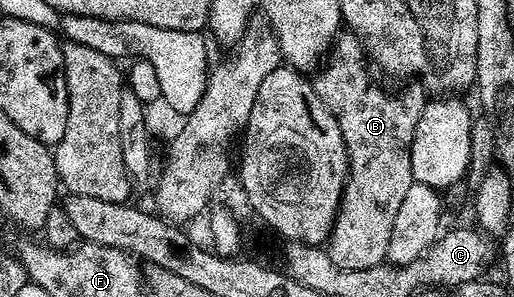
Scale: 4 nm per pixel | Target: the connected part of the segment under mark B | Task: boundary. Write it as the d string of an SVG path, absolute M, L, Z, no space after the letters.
M340 33L313 79L317 97L335 115L347 146L347 183L339 215L325 244L333 265L341 265L341 269L373 269L373 265L386 260L393 220L413 181L413 133L429 102L422 82L411 81L400 86L400 91L386 91L375 84L370 70L362 41L353 33Z

